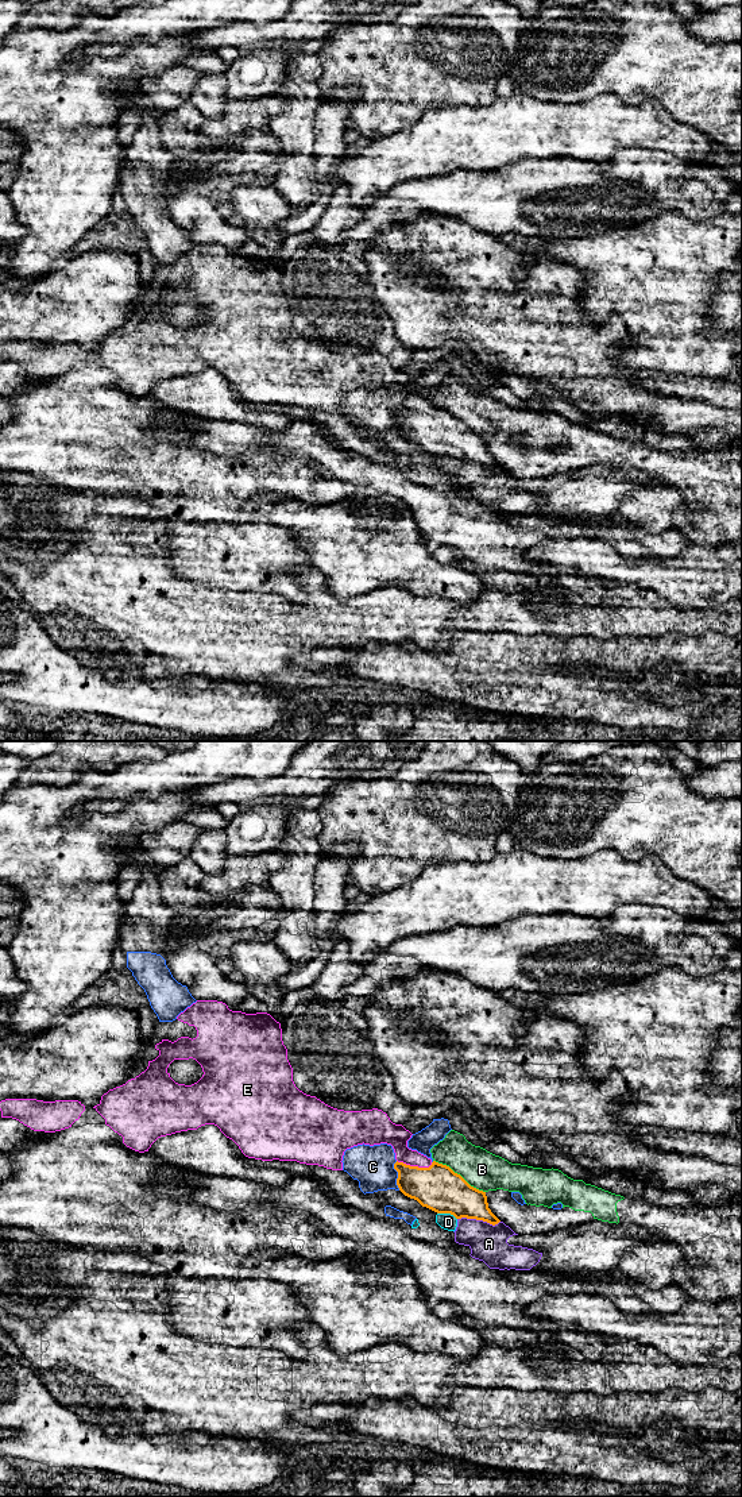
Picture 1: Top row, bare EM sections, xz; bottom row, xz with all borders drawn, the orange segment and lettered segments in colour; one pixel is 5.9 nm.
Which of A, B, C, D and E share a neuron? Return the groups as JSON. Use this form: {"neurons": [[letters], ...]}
{"neurons": [["A", "D"], ["B"], ["C"], ["E"]]}

